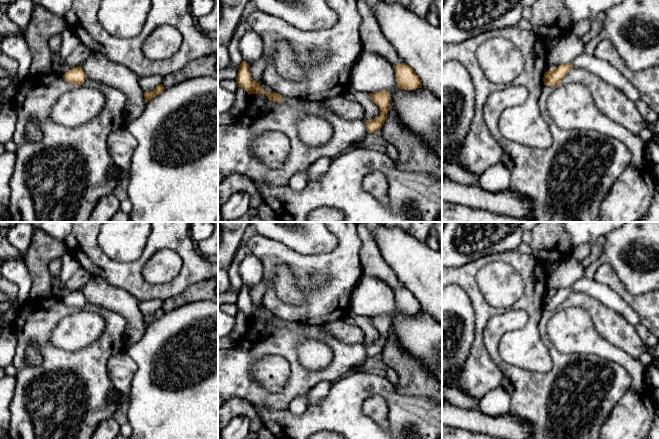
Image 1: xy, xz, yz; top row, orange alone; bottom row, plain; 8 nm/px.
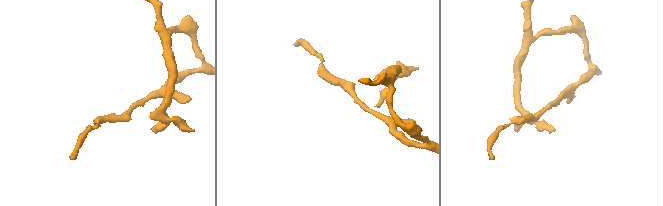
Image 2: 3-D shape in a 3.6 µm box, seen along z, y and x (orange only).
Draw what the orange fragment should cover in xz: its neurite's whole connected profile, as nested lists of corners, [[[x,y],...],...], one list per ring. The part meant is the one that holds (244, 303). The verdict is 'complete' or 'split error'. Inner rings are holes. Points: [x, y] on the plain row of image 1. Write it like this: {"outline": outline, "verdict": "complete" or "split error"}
{"outline": [[[242,286],[238,293],[238,299],[236,301],[238,311],[243,312],[250,318],[265,318],[271,325],[281,326],[283,324],[282,319],[273,316],[265,316],[260,311],[260,306],[255,305],[250,297],[249,290],[246,286]]], "verdict": "complete"}

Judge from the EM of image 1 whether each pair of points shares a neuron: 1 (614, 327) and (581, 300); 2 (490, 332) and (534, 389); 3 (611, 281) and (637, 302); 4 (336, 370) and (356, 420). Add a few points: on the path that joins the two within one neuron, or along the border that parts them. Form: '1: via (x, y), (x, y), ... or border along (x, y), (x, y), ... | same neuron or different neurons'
1: via (606, 320), (589, 304) | same neuron
2: via (492, 348), (496, 358), (518, 380) | same neuron
3: via (617, 286), (631, 300) | same neuron
4: border along (344, 375), (333, 382) | different neurons

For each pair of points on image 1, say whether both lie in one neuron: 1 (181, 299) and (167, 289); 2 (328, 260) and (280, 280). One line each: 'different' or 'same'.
1: different
2: different

